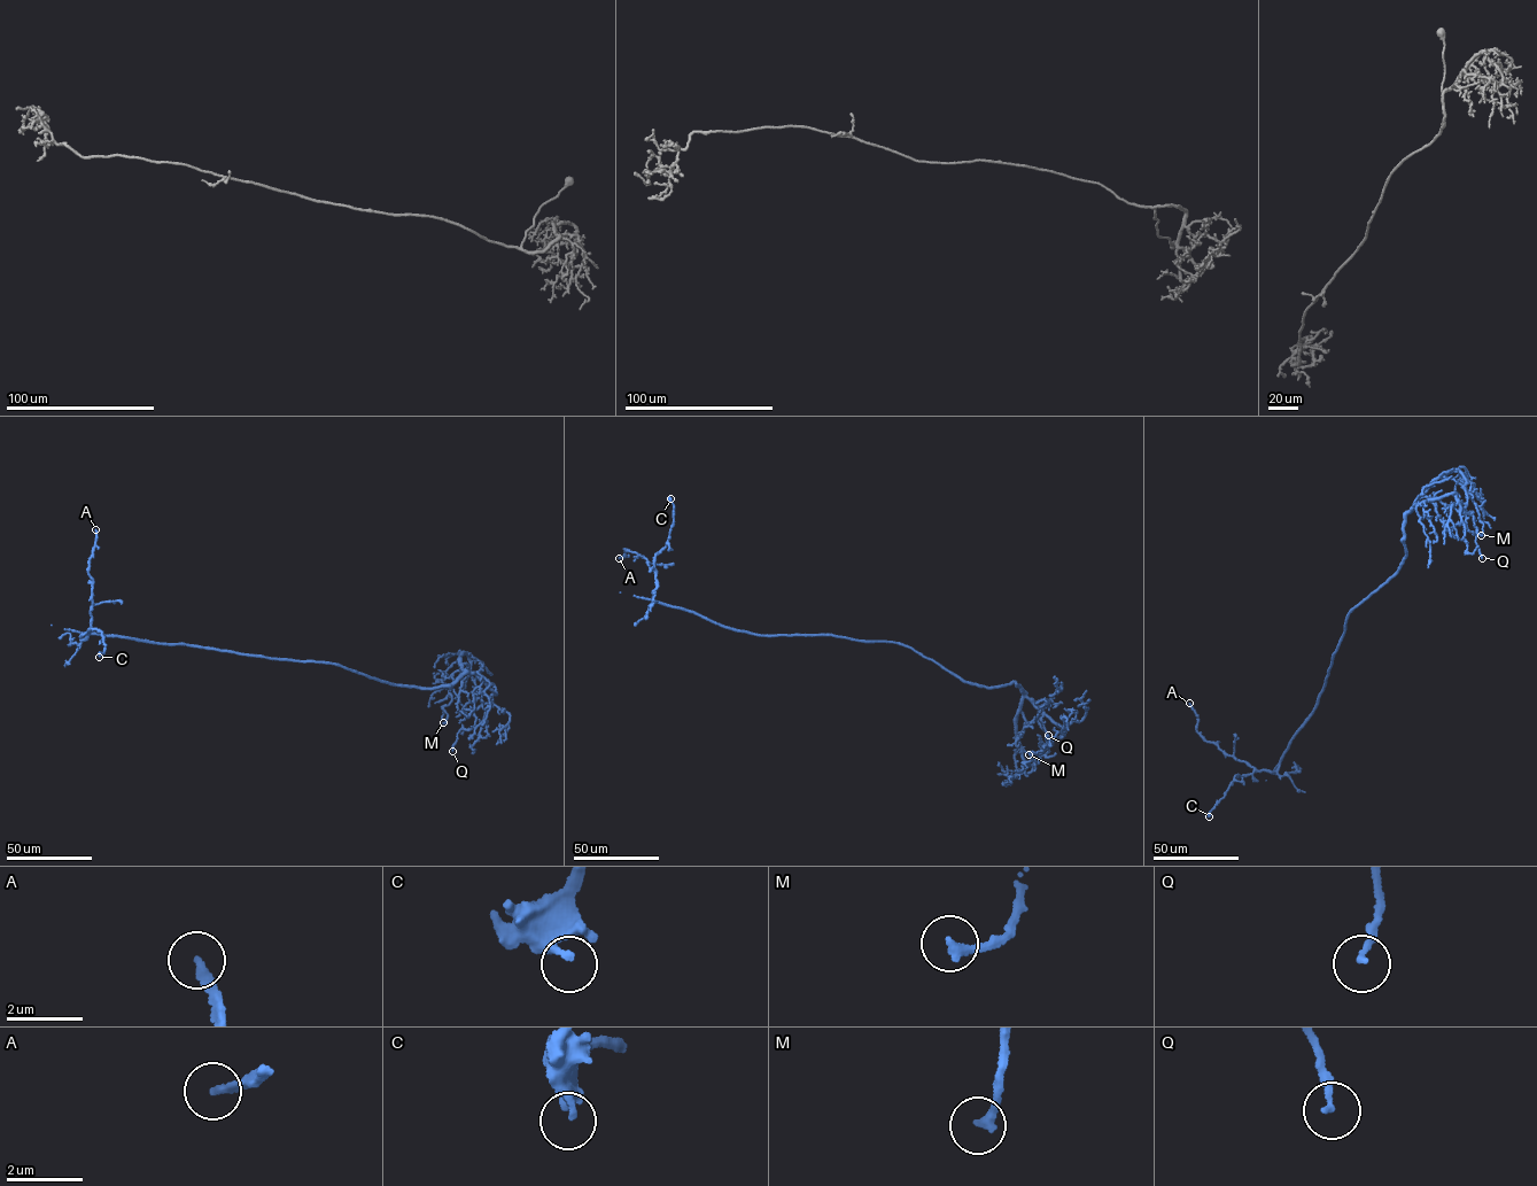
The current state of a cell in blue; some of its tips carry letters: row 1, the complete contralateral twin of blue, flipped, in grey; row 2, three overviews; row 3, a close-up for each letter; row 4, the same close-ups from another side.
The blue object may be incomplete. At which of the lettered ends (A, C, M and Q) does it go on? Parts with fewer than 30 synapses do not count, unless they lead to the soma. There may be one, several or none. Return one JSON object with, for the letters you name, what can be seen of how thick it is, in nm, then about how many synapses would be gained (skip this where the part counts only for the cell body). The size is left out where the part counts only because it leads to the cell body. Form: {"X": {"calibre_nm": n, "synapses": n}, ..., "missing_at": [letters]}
{"A": {"calibre_nm": 220, "synapses": 40}, "missing_at": ["A"]}

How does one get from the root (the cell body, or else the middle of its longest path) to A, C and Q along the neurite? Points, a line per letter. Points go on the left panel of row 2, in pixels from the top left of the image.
A: (294, 660), (92, 633), (83, 635), (83, 640), (92, 620), (93, 582), (88, 571), (95, 529)
C: (294, 660), (92, 633), (83, 635), (83, 640), (90, 628), (102, 632), (105, 648), (99, 657)
Q: (294, 660), (340, 665), (425, 688), (476, 674), (496, 692), (473, 711), (474, 726), (460, 729), (452, 751)

